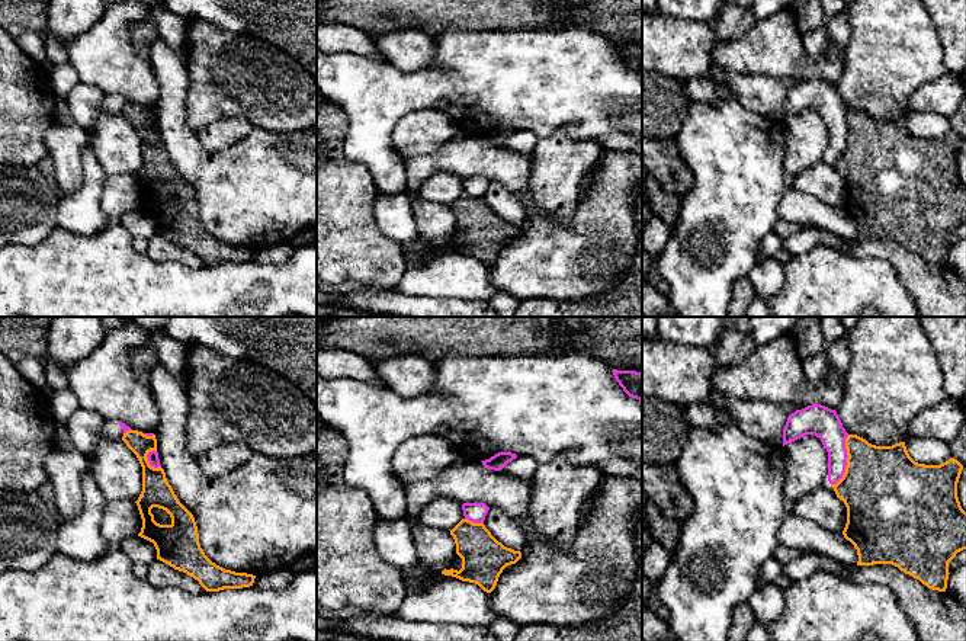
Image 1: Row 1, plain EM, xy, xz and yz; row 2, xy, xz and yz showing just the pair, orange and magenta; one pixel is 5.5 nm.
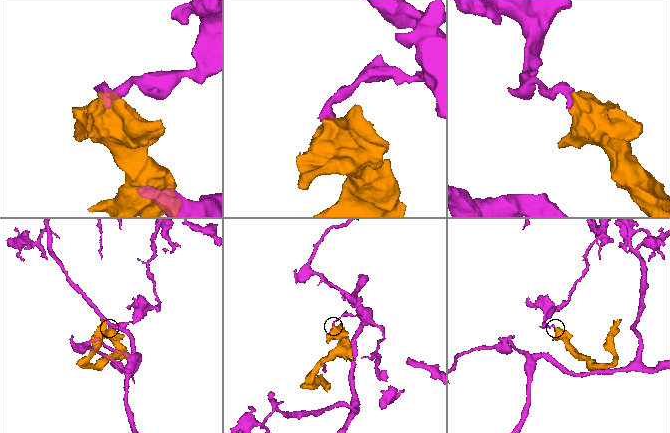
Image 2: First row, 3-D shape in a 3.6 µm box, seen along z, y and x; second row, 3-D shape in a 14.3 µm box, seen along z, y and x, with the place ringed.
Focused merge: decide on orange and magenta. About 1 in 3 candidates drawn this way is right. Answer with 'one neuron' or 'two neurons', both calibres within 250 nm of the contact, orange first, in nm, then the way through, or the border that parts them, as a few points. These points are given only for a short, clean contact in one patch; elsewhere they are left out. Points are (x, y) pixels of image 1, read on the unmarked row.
two neurons; 460 nm thick on the orange side, 170 nm on the other; border along yz (849, 109), (846, 114), (846, 146), (831, 159)

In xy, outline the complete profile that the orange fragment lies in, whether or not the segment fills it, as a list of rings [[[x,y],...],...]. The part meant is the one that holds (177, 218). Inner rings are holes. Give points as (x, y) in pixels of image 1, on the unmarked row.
[[[128,105],[122,115],[142,141],[142,166],[135,176],[142,193],[138,211],[154,218],[157,234],[193,251],[206,266],[253,260],[256,250],[225,244],[205,230],[193,189],[179,176],[164,144],[154,142],[148,137],[147,129],[151,125],[157,126],[155,109],[147,110],[138,105]],[[153,182],[166,185],[171,198],[157,198],[151,188]]]

